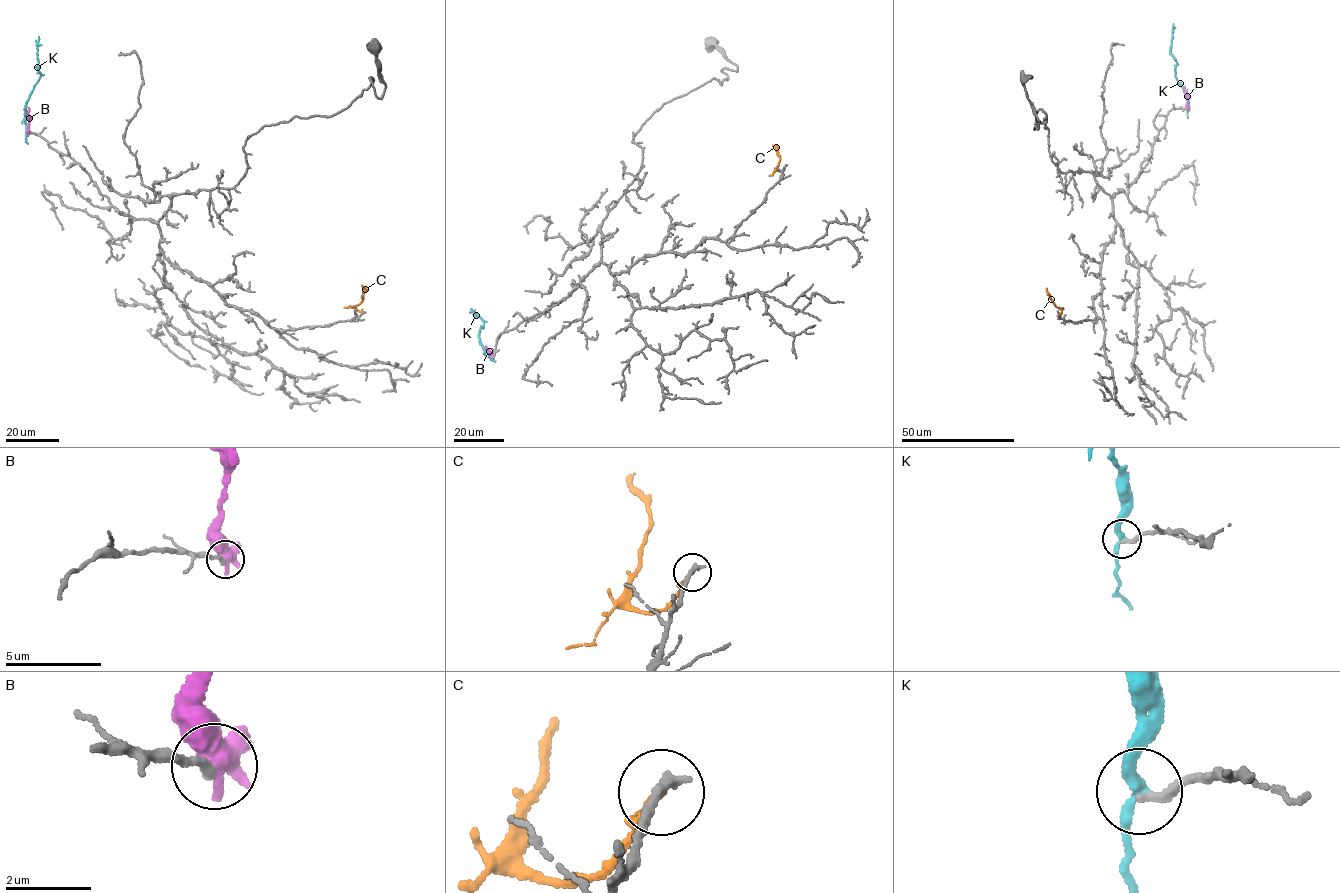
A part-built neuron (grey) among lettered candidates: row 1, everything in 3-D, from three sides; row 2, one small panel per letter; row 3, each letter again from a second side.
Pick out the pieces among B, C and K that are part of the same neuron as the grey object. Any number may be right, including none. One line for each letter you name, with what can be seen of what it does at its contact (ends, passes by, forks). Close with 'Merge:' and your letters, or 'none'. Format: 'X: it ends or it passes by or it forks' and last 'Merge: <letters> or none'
K: it passes by
Merge: K

